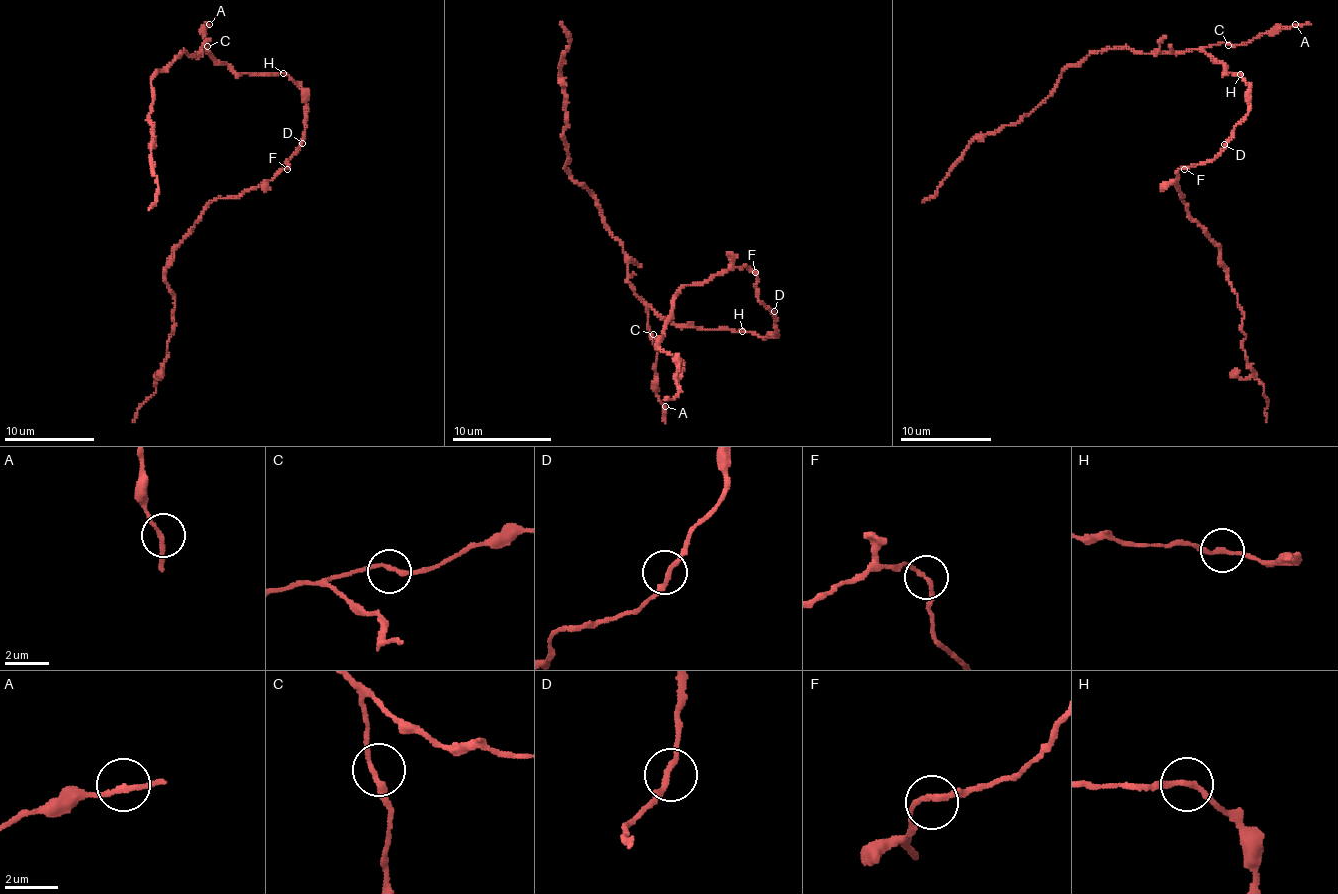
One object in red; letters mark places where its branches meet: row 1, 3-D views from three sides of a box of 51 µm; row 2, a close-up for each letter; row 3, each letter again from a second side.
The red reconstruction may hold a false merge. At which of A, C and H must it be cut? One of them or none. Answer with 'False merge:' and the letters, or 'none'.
False merge: H

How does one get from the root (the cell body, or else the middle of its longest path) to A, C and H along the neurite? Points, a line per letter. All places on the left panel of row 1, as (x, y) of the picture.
A: (302, 91), (282, 73), (235, 73), (226, 64), (220, 64), (204, 46), (208, 44), (201, 32), (209, 24)
C: (302, 91), (282, 73), (235, 73), (226, 64), (220, 64), (204, 46), (207, 46)
H: (302, 91), (282, 73)

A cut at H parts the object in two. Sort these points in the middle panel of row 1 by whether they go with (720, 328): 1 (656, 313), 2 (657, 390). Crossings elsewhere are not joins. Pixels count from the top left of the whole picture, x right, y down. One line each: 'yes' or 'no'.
1: yes
2: yes

